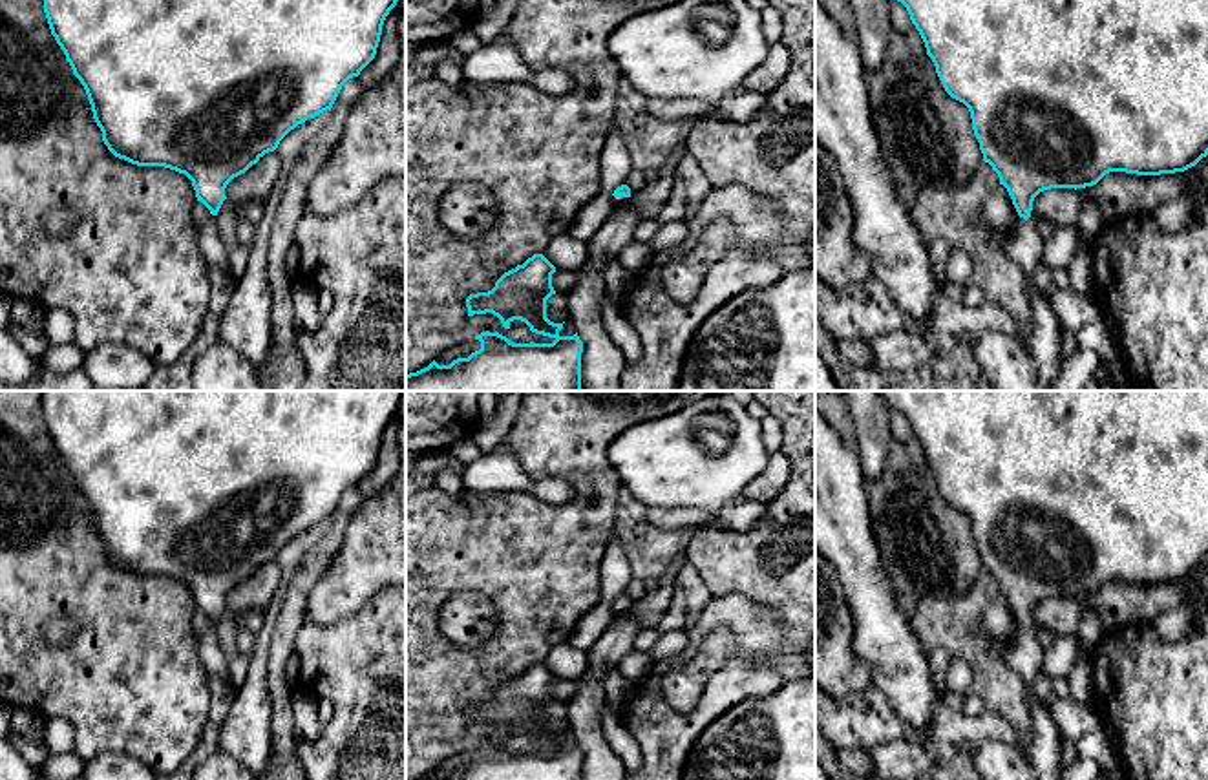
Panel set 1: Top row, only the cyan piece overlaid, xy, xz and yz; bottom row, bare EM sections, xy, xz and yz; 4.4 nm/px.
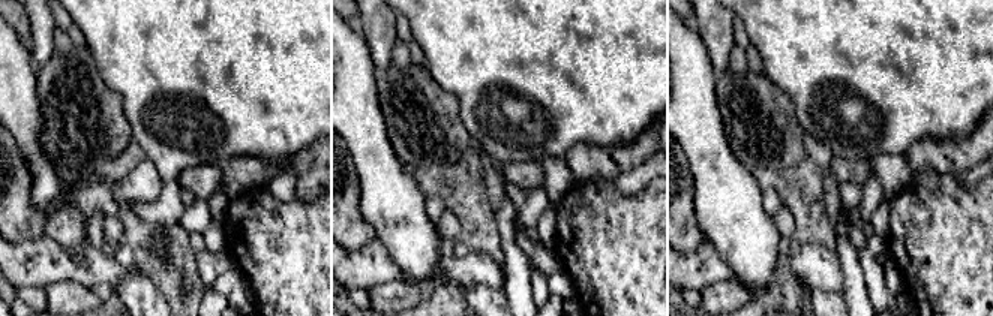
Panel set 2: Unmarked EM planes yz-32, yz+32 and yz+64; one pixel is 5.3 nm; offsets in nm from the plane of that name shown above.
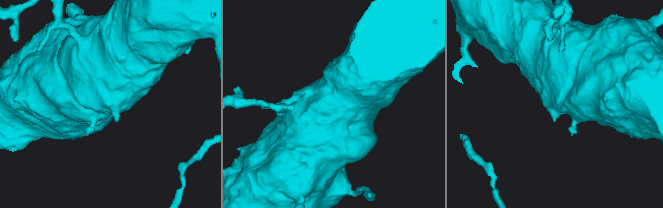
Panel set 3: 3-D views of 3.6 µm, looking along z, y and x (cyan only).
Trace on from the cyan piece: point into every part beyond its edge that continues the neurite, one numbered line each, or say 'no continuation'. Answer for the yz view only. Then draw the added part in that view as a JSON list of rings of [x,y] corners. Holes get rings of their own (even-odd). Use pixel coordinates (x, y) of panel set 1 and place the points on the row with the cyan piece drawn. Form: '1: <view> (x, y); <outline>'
1: yz (1024, 245); [[[1031,210],[1031,217],[1016,217],[1016,230],[1012,234],[1005,234],[1001,241],[1001,252],[1009,256],[1031,279],[1033,270],[1038,263],[1042,263],[1042,247],[1044,239],[1038,232],[1038,214]]]

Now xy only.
no continuation

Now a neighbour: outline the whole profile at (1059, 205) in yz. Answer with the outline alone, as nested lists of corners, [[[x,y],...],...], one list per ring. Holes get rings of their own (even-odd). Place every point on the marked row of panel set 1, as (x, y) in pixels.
[[[1075,188],[1044,190],[1034,197],[1033,210],[1056,227],[1078,227],[1082,195]]]

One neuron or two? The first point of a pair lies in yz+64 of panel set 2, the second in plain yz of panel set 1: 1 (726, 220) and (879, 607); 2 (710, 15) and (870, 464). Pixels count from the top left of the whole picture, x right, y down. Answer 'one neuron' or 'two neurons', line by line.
1: one neuron
2: one neuron

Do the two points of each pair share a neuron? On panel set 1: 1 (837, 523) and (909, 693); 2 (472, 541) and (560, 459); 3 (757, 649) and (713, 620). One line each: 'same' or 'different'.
1: same
2: same
3: same

